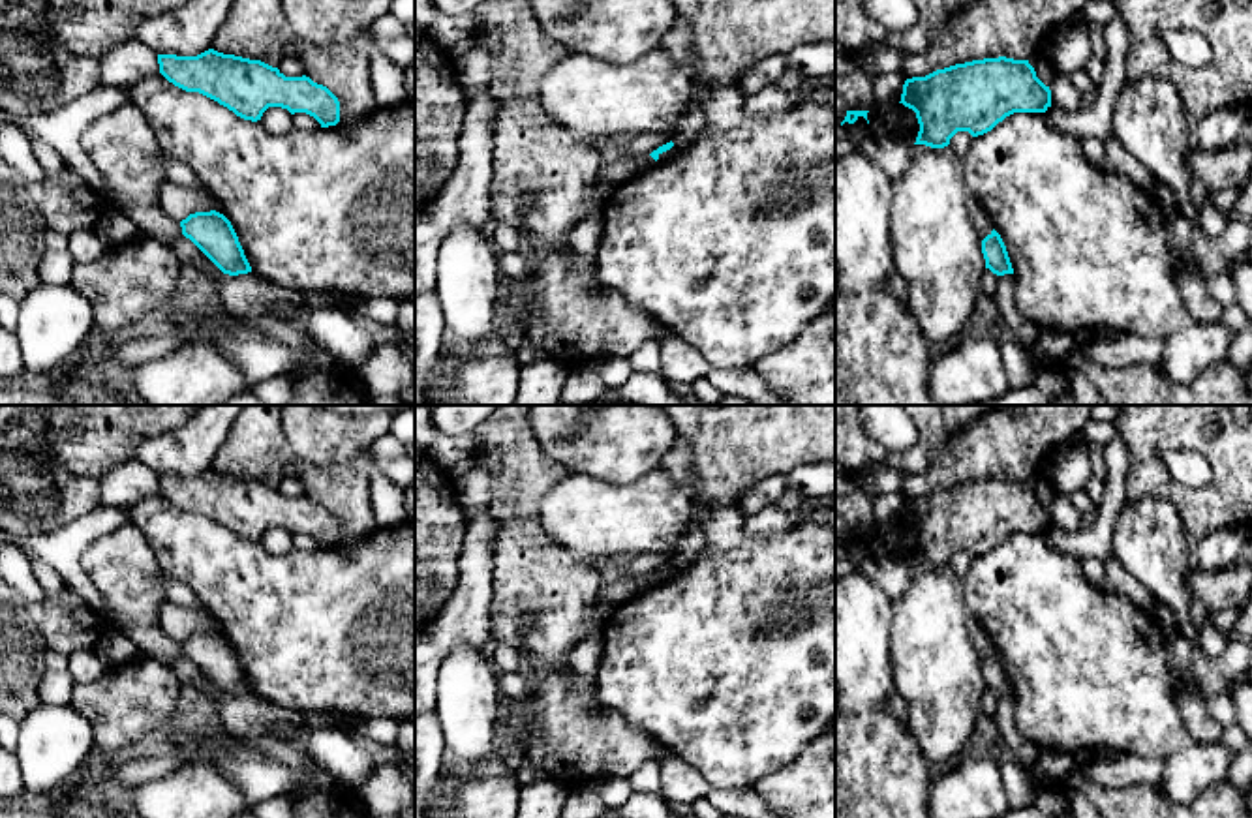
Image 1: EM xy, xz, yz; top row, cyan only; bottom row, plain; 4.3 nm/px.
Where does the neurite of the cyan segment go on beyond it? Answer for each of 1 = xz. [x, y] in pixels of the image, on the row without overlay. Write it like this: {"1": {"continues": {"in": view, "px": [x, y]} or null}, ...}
{"1": {"continues": null}}

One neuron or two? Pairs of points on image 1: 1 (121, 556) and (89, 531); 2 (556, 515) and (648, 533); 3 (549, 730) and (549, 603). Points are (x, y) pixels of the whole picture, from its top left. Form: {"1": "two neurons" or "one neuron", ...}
{"1": "two neurons", "2": "one neuron", "3": "two neurons"}

